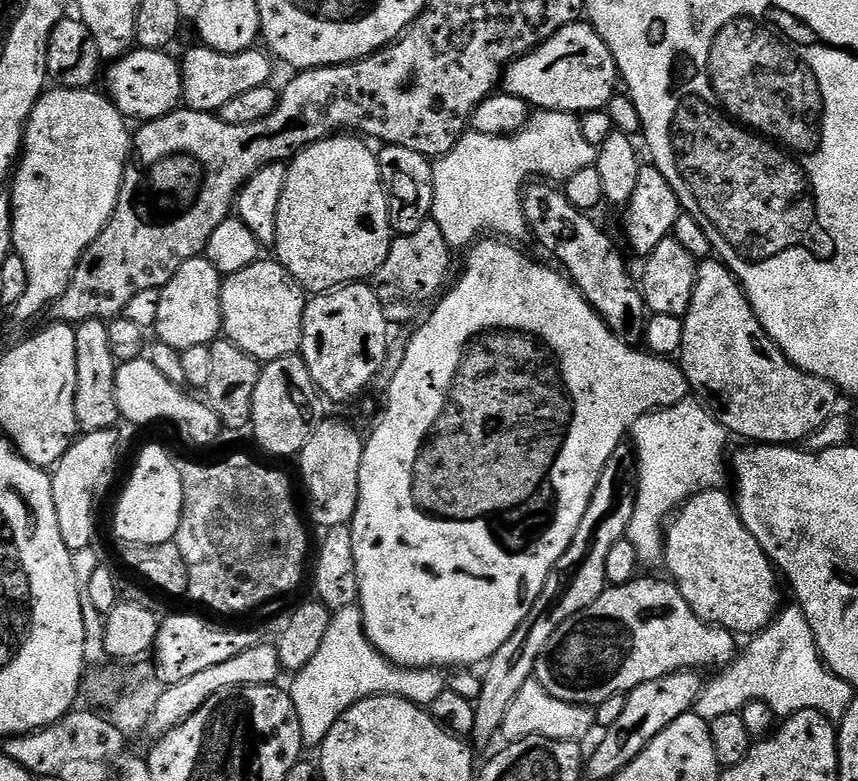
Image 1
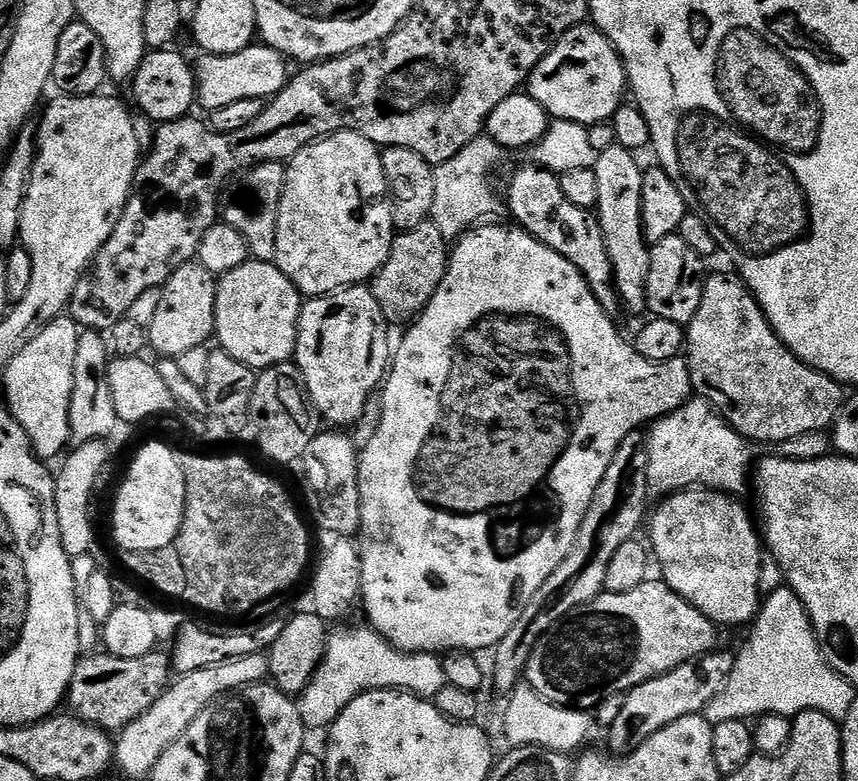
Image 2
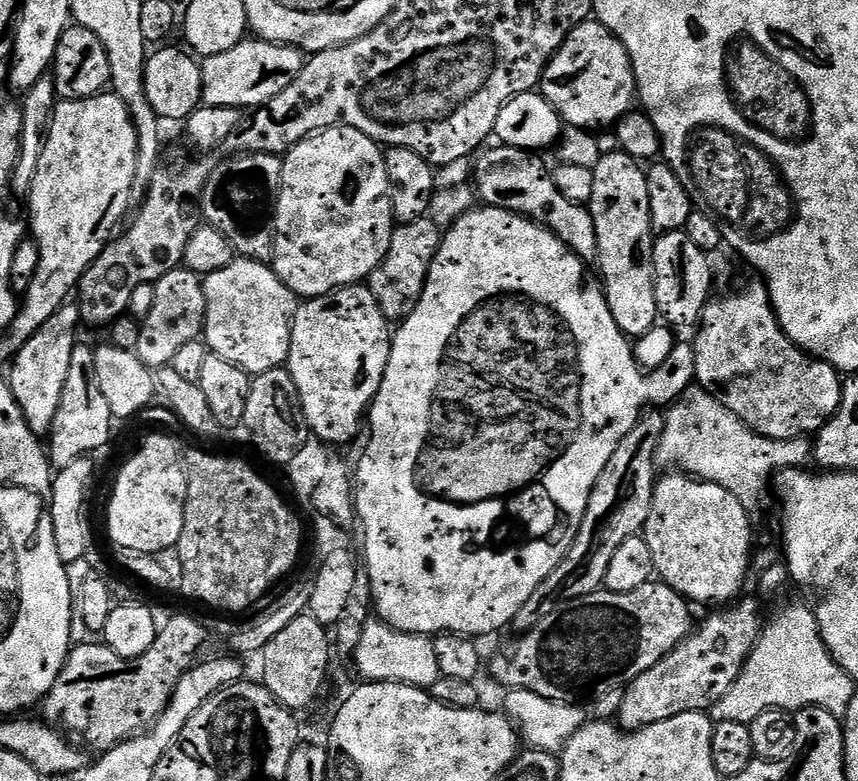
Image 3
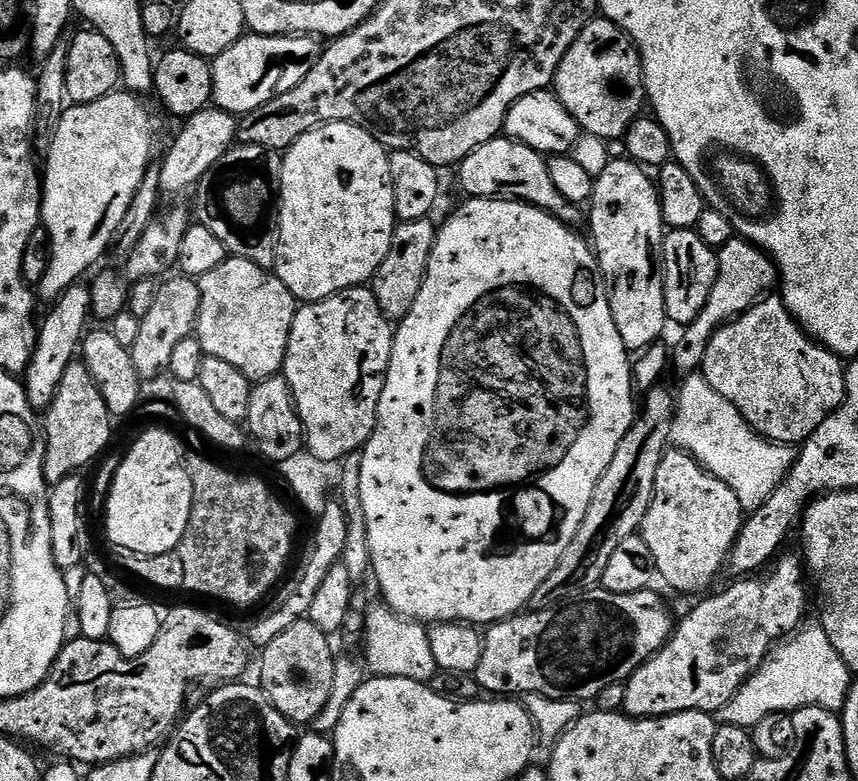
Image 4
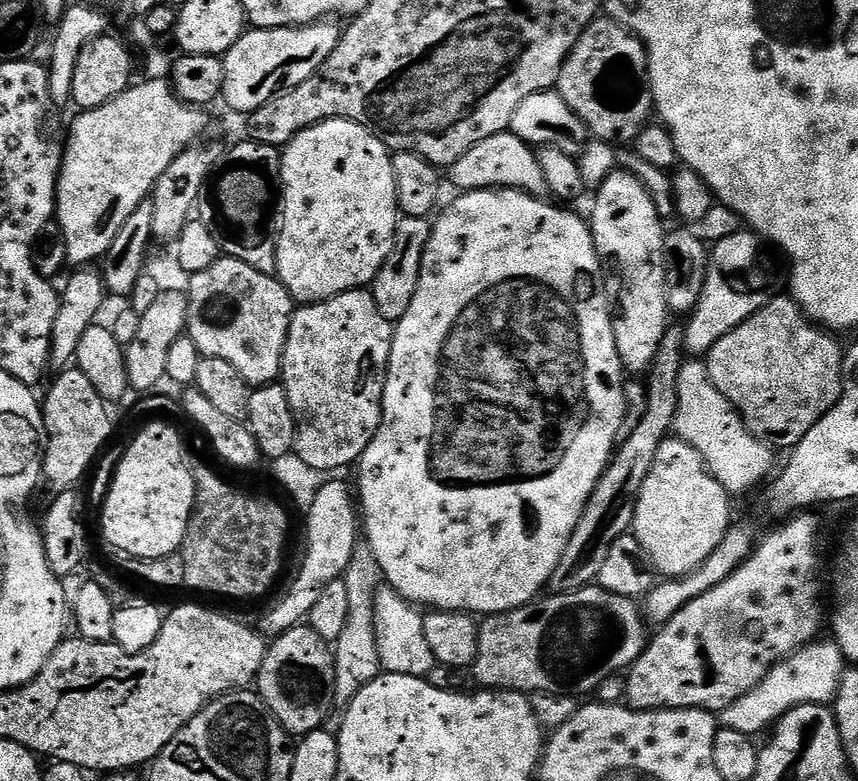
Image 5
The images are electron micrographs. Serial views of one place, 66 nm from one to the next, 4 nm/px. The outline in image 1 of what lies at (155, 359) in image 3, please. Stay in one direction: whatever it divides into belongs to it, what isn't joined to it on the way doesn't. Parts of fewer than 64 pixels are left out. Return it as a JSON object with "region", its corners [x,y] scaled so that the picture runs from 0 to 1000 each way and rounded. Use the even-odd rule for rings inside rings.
{"region":[[[227,328],[221,335],[212,335],[207,351],[186,370],[184,382],[184,412],[179,421],[181,434],[210,452],[221,443],[246,442],[259,425],[259,355],[241,328]]]}

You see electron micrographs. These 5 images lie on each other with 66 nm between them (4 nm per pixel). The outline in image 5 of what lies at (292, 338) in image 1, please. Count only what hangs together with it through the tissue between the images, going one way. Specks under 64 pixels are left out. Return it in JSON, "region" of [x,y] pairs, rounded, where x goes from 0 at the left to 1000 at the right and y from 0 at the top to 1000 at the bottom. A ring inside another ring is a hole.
{"region":[[[258,330],[245,346],[223,350],[224,359],[217,367],[219,382],[219,417],[217,428],[231,443],[234,457],[248,456],[268,464],[290,494],[318,490],[328,480],[331,469],[331,444],[343,398],[343,385],[322,353],[311,353],[287,335]]]}

